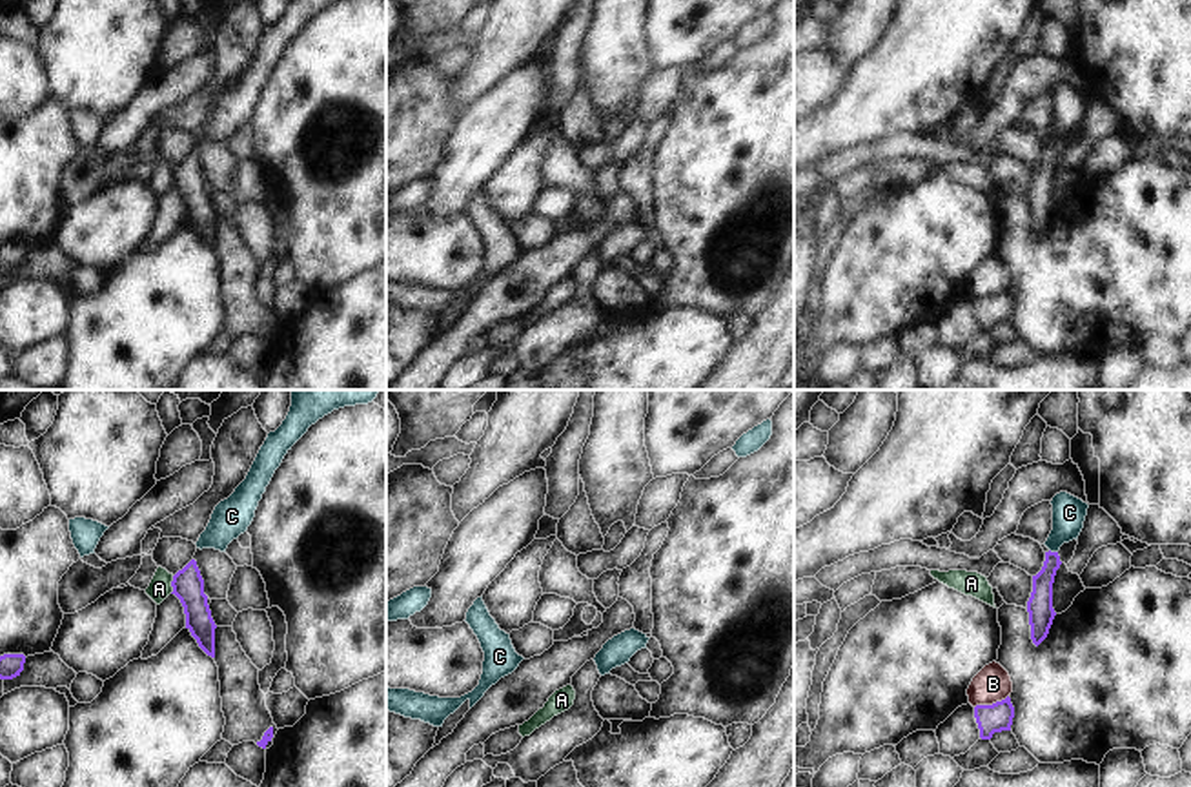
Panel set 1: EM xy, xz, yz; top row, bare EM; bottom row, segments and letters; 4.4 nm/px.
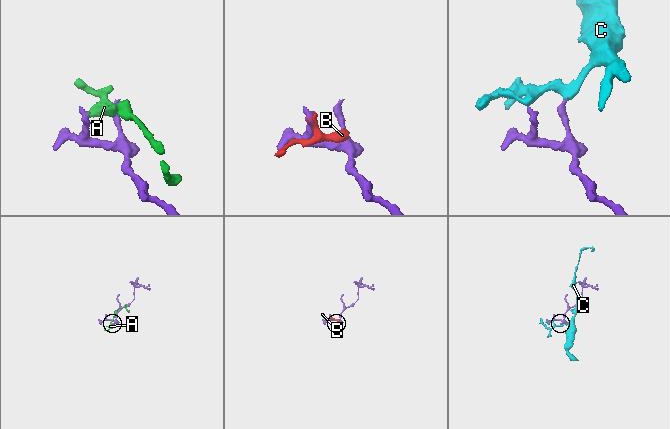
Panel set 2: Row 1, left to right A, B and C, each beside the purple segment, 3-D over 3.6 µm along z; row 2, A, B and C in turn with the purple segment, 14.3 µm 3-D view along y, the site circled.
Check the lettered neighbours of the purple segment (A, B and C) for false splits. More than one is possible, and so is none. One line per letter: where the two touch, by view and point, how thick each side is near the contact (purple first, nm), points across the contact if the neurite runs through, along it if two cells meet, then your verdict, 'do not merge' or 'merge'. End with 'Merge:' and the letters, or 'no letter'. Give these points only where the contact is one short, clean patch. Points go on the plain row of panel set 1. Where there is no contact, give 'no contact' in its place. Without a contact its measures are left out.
A: meets purple in xy at (172, 177); 140 nm thick on the purple side, 100 nm on the other; border along xy (173, 168), (170, 184); do not merge
B: meets purple in yz at (993, 296); 130 nm thick on the purple side, 160 nm on the other; do not merge
C: meets purple in yz at (1053, 144); 110 nm thick on the purple side, 150 nm on the other; runs through yz (1040, 195), (1053, 144), (1069, 104); merge
Merge: C

